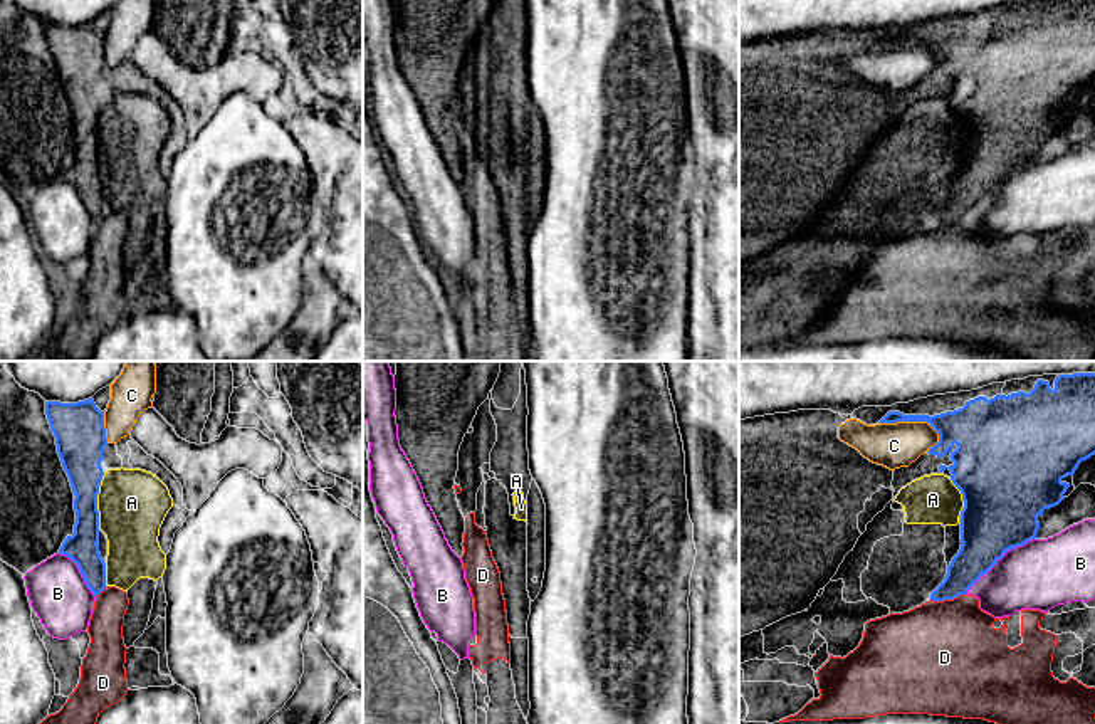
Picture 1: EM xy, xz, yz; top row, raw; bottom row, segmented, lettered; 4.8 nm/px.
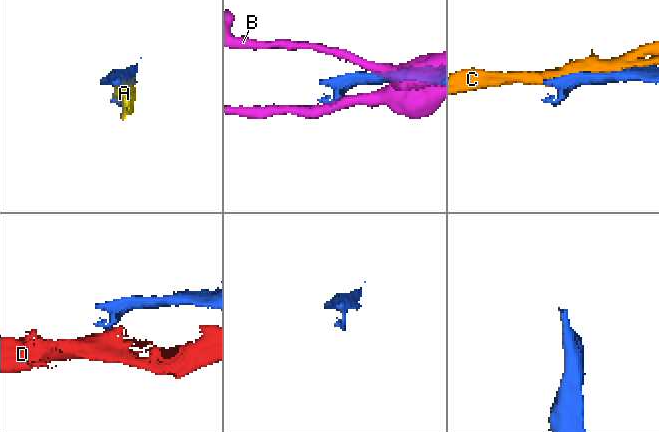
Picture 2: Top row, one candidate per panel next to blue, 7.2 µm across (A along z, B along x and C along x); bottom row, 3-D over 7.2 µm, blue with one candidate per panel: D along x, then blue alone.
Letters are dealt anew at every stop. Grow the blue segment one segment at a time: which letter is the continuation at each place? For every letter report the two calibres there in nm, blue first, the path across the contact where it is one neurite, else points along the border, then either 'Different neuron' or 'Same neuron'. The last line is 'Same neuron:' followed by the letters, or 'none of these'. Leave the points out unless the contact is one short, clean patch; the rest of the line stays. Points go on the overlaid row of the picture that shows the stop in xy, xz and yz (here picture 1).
A: Thickness 200 nm (blue) against 320 nm. Different neuron
B: Thickness 360 nm (blue) against 340 nm. Different neuron
C: Thickness 180 nm (blue) against 220 nm. Different neuron
D: Thickness 180 nm (blue) against 480 nm. Boundary: yz (966, 592), (953, 598), (931, 600). Different neuron
Same neuron: none of these

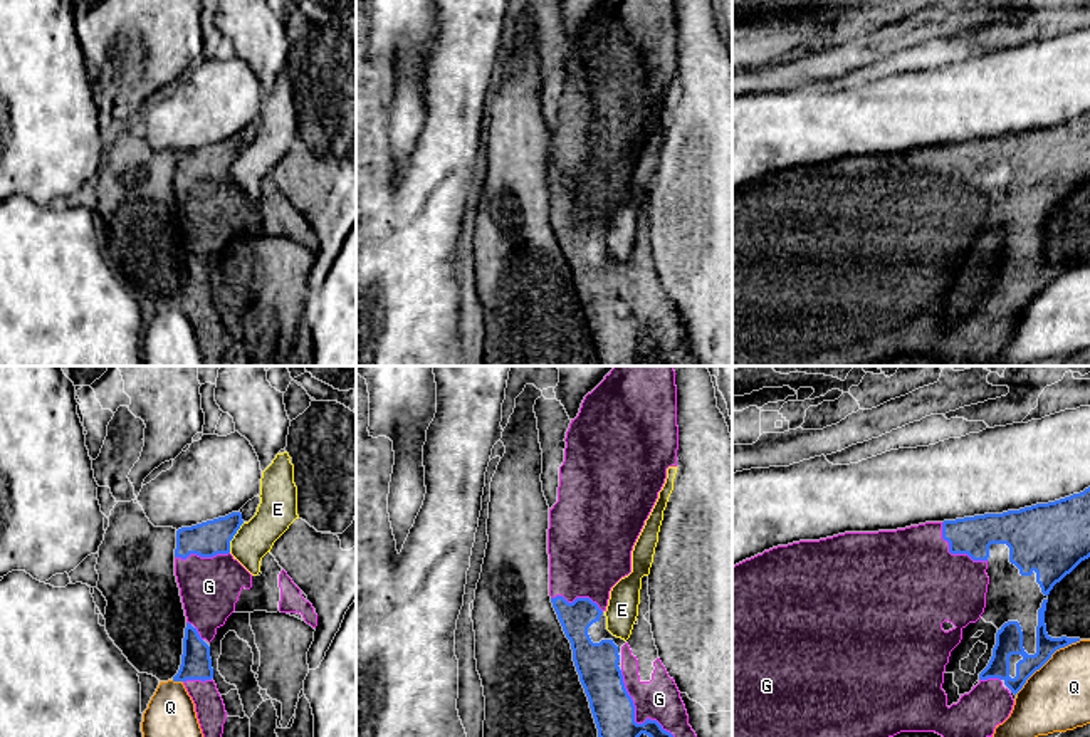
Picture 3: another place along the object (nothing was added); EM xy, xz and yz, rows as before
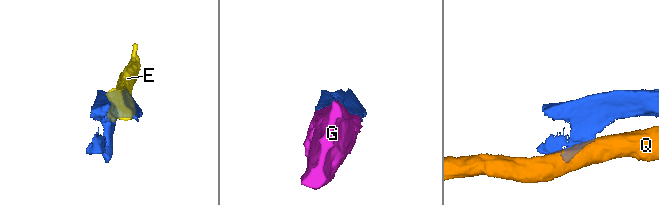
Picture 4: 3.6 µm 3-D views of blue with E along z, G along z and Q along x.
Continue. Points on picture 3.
E: Thickness 170 nm (blue) against 180 nm. Different neuron
G: Thickness 200 nm (blue) against 200 nm. Same neuron
Q: Thickness 130 nm (blue) against 320 nm. Different neuron
Same neuron: G

